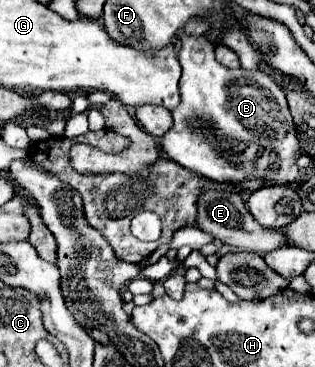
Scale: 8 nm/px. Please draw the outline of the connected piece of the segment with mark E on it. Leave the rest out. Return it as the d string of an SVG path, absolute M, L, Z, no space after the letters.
M205 191L199 199L197 221L203 231L207 231L215 239L223 241L225 245L239 247L241 251L253 251L257 255L265 255L267 251L275 251L275 249L289 243L285 237L285 231L271 231L267 227L259 227L259 223L255 223L253 215L247 211L241 195L235 195L235 193Z

